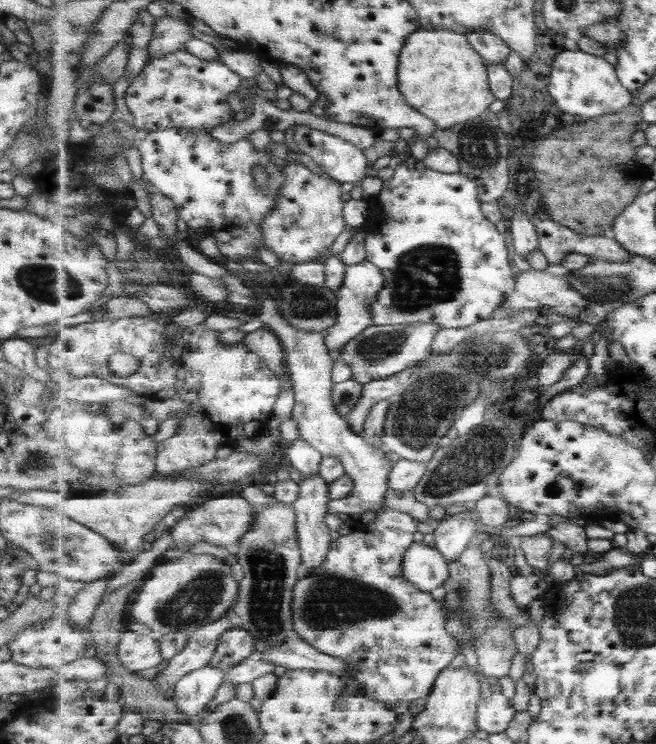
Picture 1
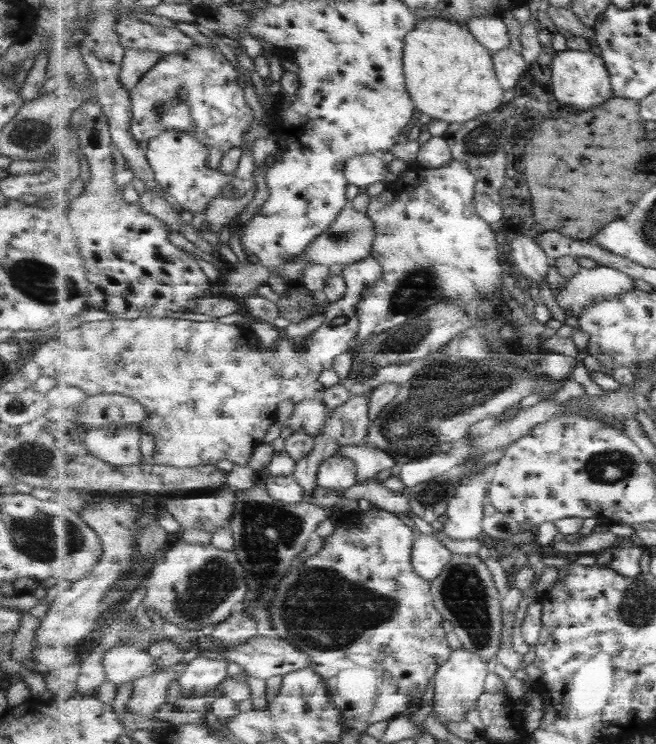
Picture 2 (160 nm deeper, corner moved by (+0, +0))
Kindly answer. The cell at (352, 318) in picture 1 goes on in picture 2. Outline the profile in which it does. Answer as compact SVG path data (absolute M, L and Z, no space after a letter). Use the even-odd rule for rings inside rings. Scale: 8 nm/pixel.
M371 255L344 266L341 274L348 286L346 295L338 302L328 304L325 322L304 340L300 348L292 343L285 330L280 331L274 349L266 349L248 326L214 320L198 322L143 316L135 320L80 319L72 324L83 326L57 326L49 331L53 332L53 344L51 340L39 344L35 352L29 352L31 356L27 359L35 362L37 376L52 378L59 385L76 386L86 390L88 396L124 394L143 403L150 412L150 419L139 423L139 427L143 433L154 436L155 464L191 468L229 460L235 466L247 466L255 446L269 436L269 428L278 422L279 404L284 400L297 404L319 397L319 392L326 389L319 382L321 372L332 369L335 358L353 349L353 340L360 325L356 306L362 299L362 292L383 278L384 268Z

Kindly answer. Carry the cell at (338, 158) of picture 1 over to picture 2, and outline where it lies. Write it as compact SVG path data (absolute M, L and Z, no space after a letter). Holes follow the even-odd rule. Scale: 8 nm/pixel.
M380 153L357 155L347 159L345 164L344 173L347 180L357 187L371 186L375 182L383 183L385 176L389 174Z

